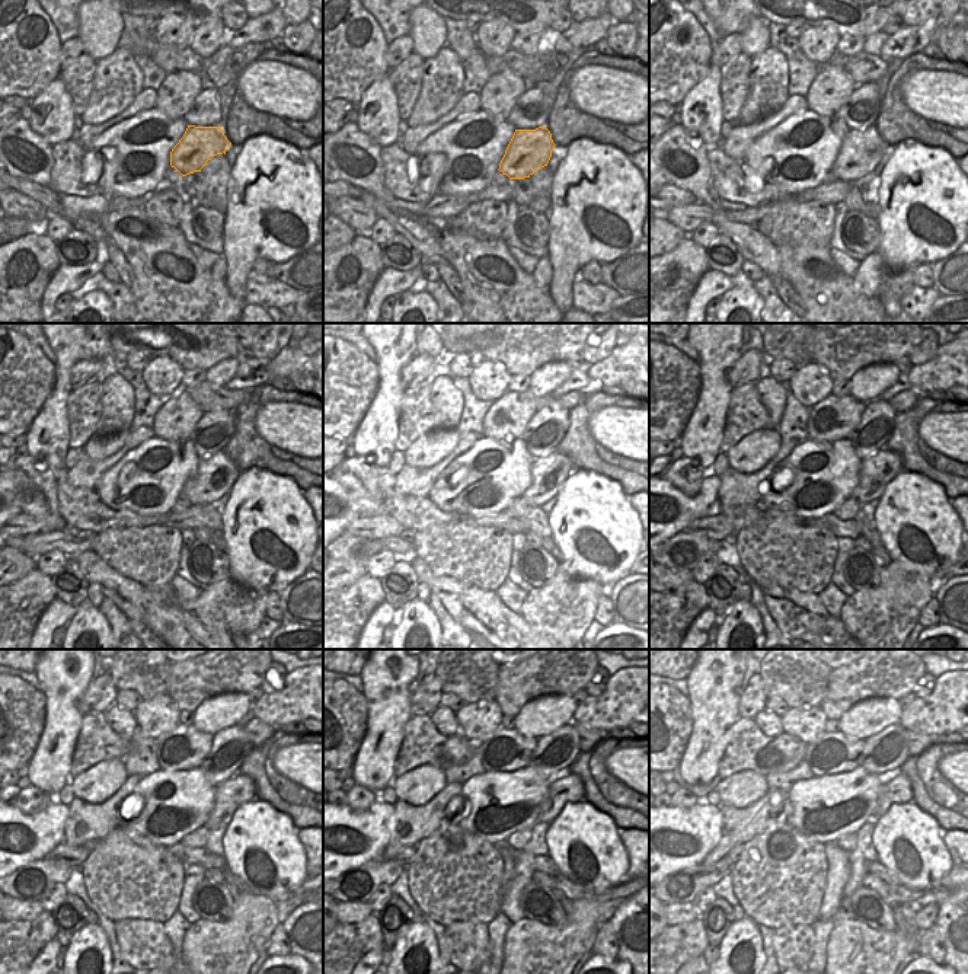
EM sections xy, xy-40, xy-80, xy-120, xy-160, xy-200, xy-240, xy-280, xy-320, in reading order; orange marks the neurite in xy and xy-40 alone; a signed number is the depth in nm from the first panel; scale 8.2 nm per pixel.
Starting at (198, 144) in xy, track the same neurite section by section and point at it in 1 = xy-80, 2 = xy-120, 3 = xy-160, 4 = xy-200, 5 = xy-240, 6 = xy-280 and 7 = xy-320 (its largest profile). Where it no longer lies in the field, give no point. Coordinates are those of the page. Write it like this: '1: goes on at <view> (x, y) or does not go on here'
1: goes on at xy-80 (861, 152)
2: goes on at xy-120 (216, 475)
3: goes on at xy-160 (546, 472)
4: goes on at xy-200 (875, 472)
5: goes on at xy-240 (229, 795)
6: goes on at xy-280 (568, 789)
7: goes on at xy-320 (897, 791)

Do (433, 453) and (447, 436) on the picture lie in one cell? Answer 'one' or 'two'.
one

